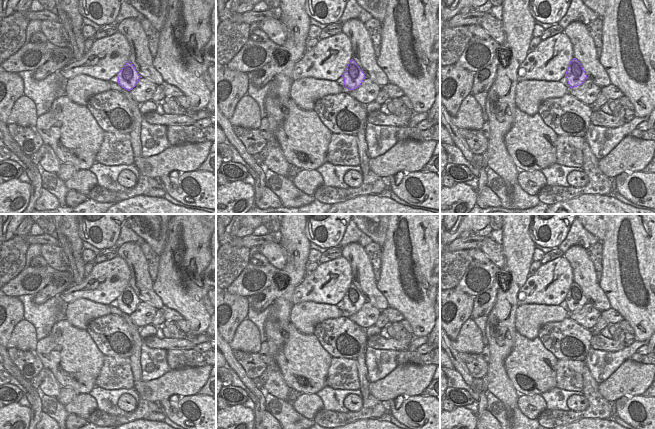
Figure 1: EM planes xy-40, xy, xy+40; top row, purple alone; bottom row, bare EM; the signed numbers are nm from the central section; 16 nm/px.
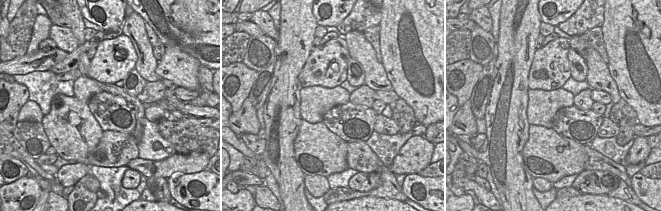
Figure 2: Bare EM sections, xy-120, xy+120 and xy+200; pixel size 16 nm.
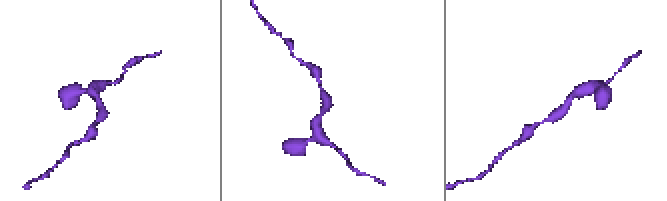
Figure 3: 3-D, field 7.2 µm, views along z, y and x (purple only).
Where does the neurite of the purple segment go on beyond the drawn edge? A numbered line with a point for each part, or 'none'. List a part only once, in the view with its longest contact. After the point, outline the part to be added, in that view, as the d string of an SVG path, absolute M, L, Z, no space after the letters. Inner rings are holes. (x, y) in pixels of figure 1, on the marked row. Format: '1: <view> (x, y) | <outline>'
none

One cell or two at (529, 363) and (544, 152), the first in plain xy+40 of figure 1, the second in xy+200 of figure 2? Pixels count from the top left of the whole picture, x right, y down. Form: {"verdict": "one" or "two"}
{"verdict": "one"}

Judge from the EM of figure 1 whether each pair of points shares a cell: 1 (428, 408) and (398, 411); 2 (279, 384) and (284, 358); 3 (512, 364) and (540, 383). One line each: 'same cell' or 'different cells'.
1: same cell
2: different cells
3: same cell

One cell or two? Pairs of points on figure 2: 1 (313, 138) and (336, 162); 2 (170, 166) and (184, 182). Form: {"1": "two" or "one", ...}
{"1": "one", "2": "two"}

